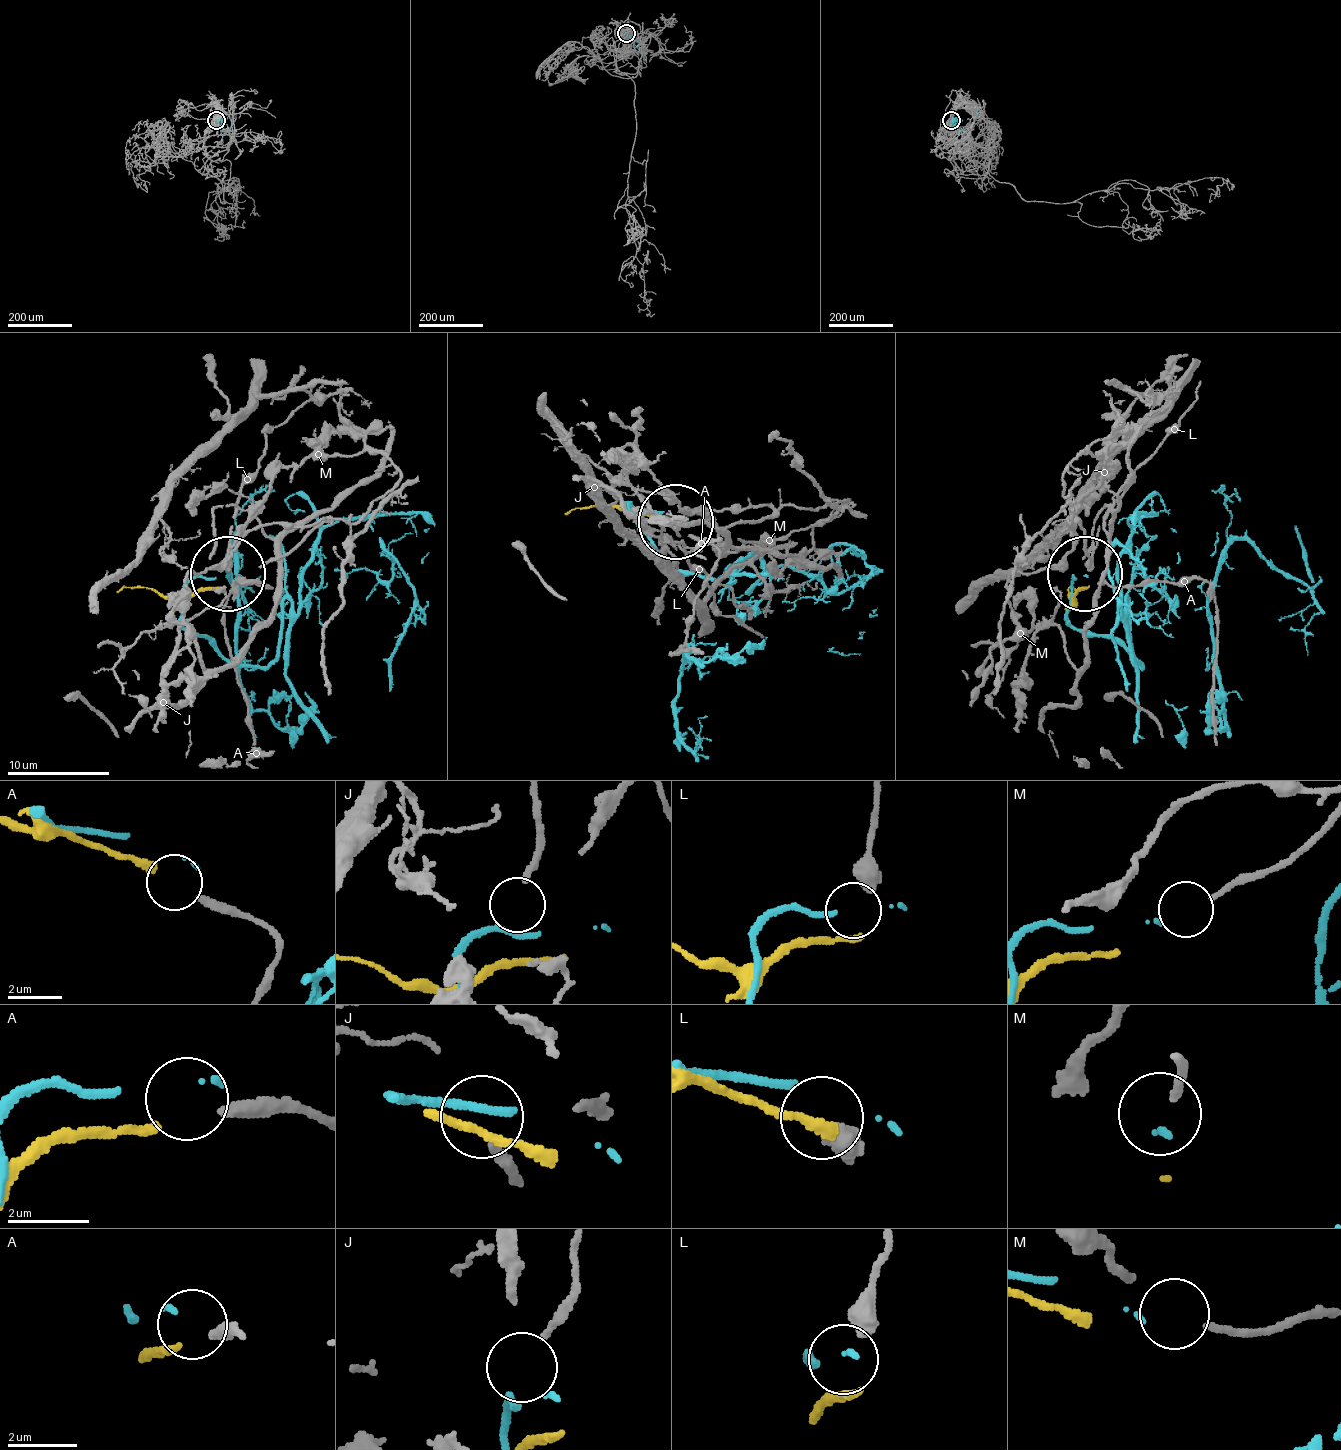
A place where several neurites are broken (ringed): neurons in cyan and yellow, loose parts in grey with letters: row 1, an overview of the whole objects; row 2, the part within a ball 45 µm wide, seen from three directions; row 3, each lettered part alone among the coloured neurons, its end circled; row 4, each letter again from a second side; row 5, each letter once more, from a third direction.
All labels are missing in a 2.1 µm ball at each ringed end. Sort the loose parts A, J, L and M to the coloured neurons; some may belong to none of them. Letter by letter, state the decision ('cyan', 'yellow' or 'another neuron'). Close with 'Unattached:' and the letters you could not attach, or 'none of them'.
A: yellow
J: another neuron
L: another neuron
M: cyan
Unattached: J, L

